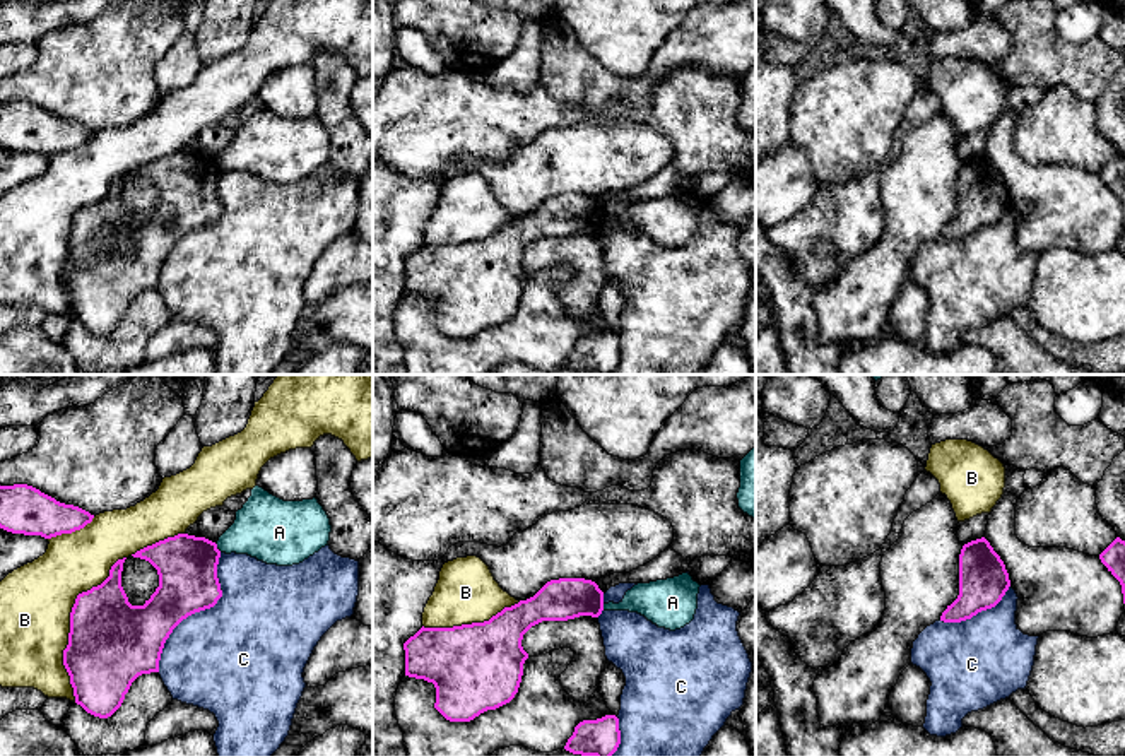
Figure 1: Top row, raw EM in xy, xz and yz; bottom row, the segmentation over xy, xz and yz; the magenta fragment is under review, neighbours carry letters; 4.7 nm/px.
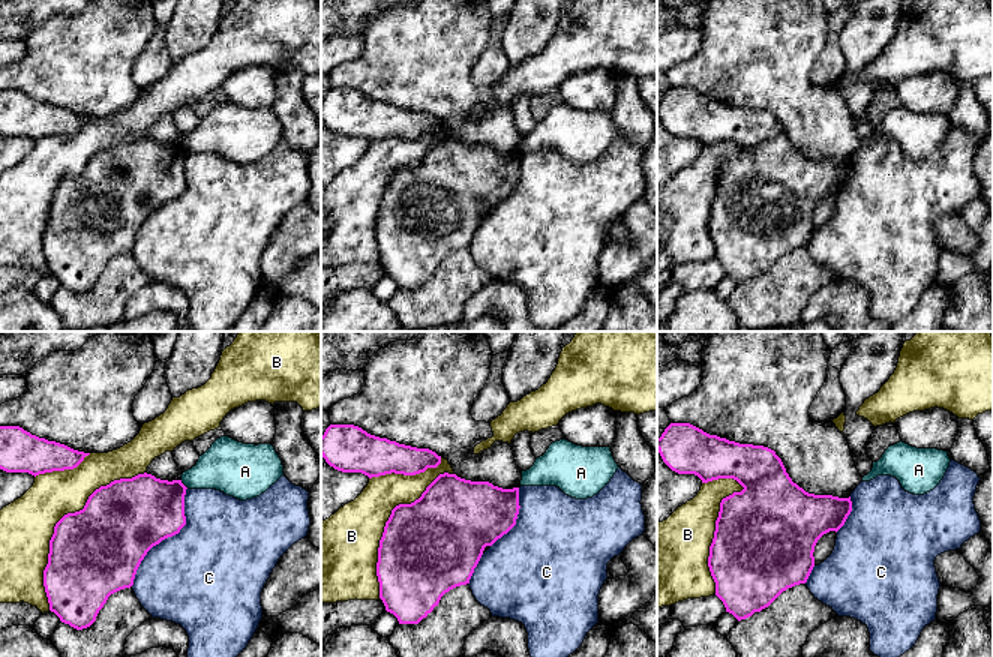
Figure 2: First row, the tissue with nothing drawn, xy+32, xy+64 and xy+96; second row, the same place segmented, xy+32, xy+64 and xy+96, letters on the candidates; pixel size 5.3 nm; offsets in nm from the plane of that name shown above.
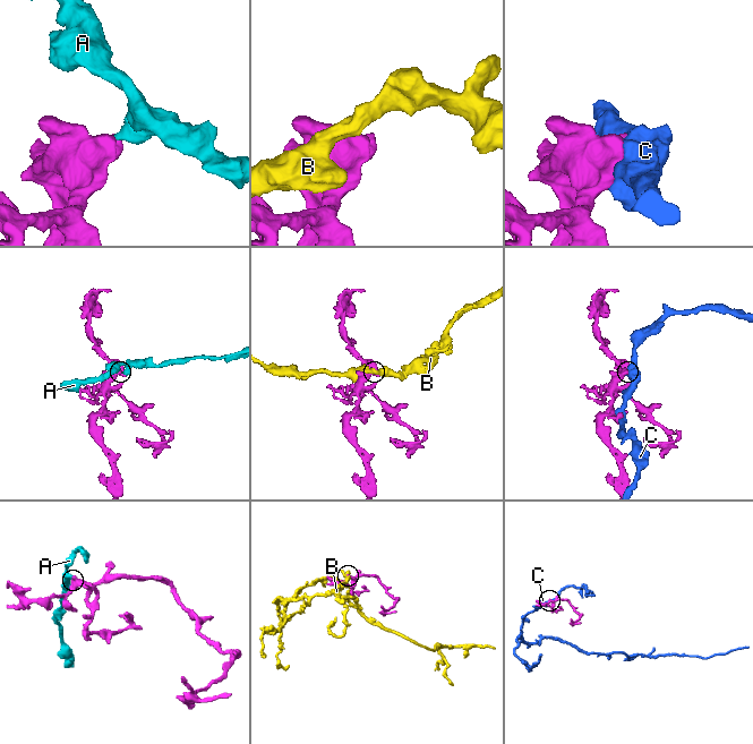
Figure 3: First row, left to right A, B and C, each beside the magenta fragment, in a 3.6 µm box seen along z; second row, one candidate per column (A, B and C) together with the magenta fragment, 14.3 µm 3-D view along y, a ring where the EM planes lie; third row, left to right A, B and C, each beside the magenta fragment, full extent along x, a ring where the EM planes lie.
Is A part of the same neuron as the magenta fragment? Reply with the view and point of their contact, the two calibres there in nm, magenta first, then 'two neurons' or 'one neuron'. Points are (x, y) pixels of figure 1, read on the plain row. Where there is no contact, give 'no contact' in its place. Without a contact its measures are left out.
contact xy (216, 165); calibres 280 and 280 nm; two neurons

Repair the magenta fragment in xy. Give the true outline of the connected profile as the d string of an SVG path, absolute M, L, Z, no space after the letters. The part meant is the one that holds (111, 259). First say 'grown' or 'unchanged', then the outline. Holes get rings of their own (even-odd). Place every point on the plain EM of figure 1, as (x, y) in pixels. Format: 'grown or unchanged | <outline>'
unchanged | M178 151L132 173L149 178L159 192L159 204L144 222L132 222L121 204L127 176L123 174L111 183L109 193L101 202L77 212L70 229L63 282L70 292L75 320L99 335L111 334L121 323L138 292L159 289L164 260L183 236L214 224L222 214L217 195L221 168L205 154Z

